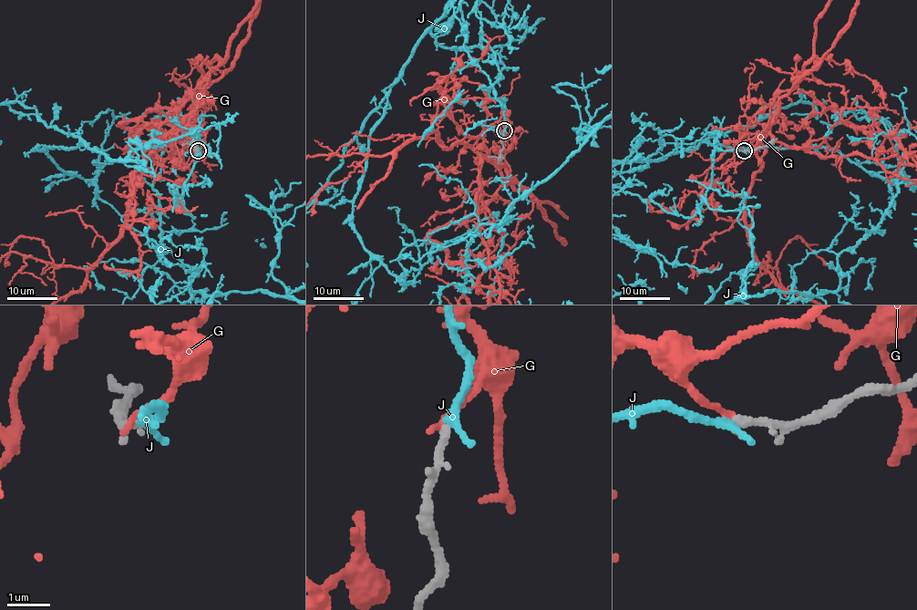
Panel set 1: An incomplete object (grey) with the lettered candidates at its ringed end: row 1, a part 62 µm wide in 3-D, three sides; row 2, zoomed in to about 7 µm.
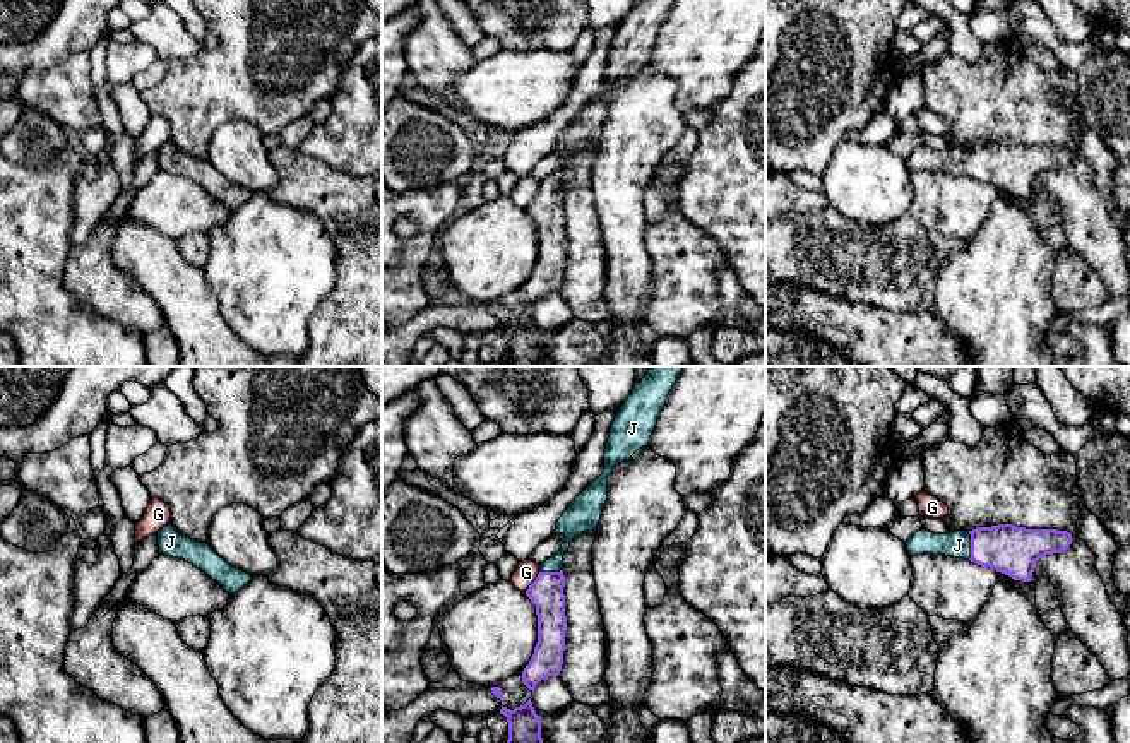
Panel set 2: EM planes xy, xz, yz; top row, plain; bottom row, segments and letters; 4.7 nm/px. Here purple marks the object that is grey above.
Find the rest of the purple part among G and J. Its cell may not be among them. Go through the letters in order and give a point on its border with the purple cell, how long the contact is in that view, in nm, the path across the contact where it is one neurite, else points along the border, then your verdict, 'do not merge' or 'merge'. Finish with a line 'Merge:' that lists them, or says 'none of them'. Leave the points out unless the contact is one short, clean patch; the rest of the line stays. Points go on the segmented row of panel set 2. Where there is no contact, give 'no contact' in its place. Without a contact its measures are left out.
G: meets purple in xz at (533, 582); contact 120 nm long; border along xz (540, 572), (524, 591); do not merge
J: meets purple in yz at (971, 545); contact 140 nm long; merge
Merge: J

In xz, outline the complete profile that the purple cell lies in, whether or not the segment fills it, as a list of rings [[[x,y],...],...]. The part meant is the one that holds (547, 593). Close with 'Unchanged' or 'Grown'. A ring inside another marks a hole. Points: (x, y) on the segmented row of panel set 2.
[[[683,366],[649,368],[611,425],[603,474],[572,502],[556,522],[553,534],[563,534],[567,539],[556,555],[541,563],[536,580],[526,591],[538,615],[538,644],[522,671],[522,683],[532,693],[541,680],[558,676],[563,664],[567,628],[563,555],[574,538],[598,529],[608,502],[608,476],[618,464],[649,445],[657,418],[681,370]]]. Grown

